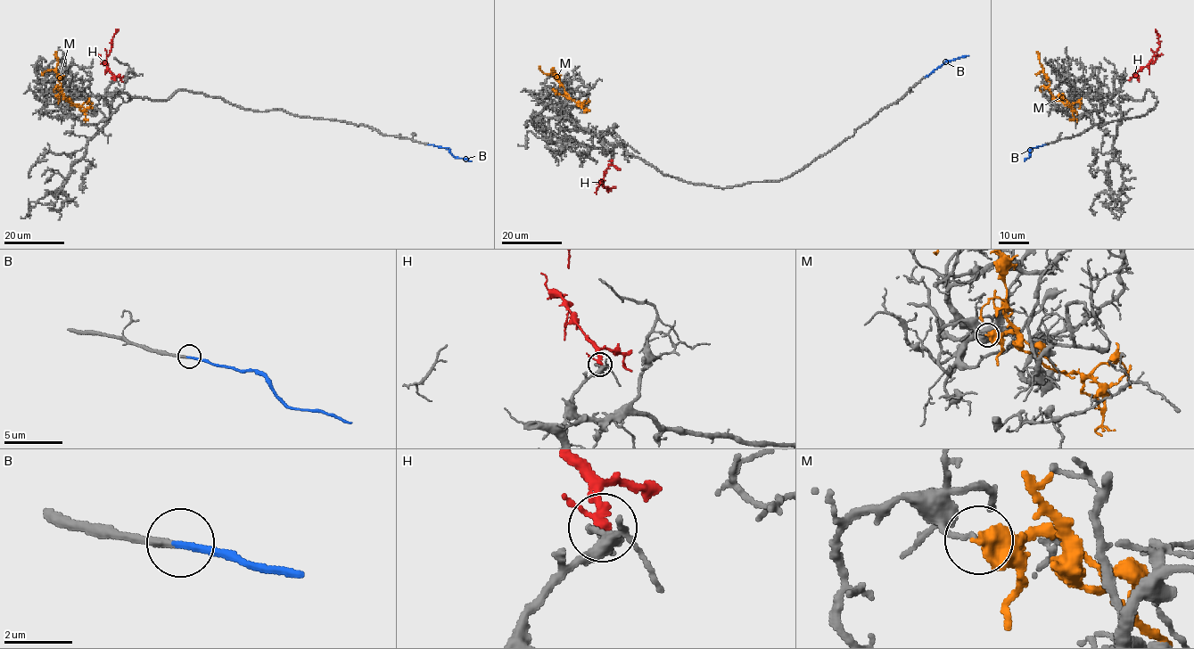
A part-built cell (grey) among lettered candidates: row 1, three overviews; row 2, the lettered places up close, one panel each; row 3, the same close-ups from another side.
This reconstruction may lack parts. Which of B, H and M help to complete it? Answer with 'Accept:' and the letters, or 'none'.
Accept: B

